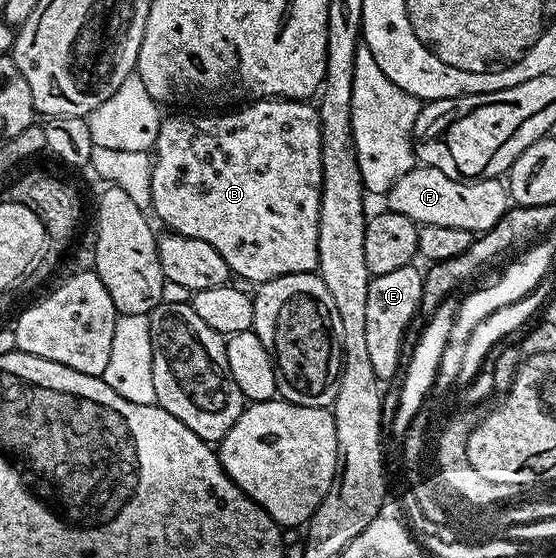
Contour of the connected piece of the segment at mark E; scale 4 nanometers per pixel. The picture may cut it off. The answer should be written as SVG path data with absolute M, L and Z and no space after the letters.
M415 263L390 270L390 274L372 276L366 294L366 347L374 374L382 382L397 379L402 368L400 351L404 348L404 335L412 324L412 319L420 312L420 299L424 289L424 272L416 269Z

